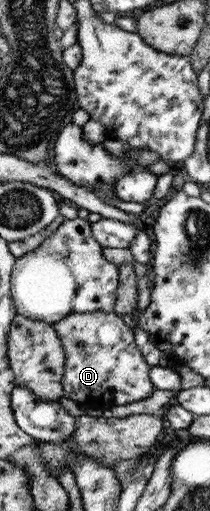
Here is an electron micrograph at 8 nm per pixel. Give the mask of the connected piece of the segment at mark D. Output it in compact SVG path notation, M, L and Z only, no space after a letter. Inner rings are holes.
M90 312L68 314L52 325L60 339L64 366L63 396L84 410L103 411L148 398L154 392L149 366L134 342L130 321L115 313Z

